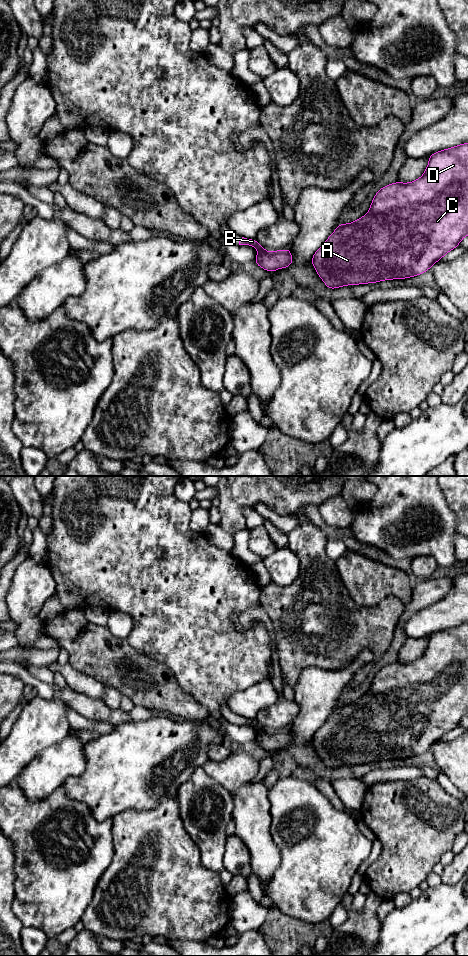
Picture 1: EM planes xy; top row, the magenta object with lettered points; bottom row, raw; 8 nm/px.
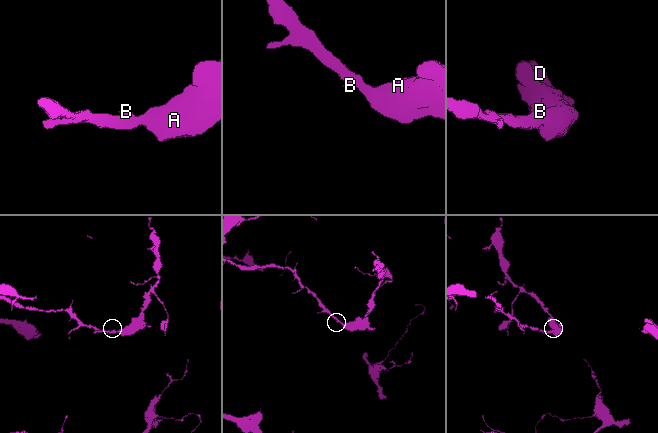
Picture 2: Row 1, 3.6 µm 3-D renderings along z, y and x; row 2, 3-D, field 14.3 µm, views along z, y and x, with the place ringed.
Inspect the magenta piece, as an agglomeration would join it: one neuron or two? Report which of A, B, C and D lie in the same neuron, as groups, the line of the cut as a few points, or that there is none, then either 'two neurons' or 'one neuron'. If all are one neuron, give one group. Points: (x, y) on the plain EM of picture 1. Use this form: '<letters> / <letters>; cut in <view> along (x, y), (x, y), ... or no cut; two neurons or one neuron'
A B C D; no cut; one neuron

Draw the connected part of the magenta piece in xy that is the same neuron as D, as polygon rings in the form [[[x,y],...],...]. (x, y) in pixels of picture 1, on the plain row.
[[[468,623],[435,632],[428,638],[422,657],[411,663],[395,662],[382,667],[365,696],[347,705],[341,701],[314,733],[310,743],[328,769],[420,755],[468,715]]]

